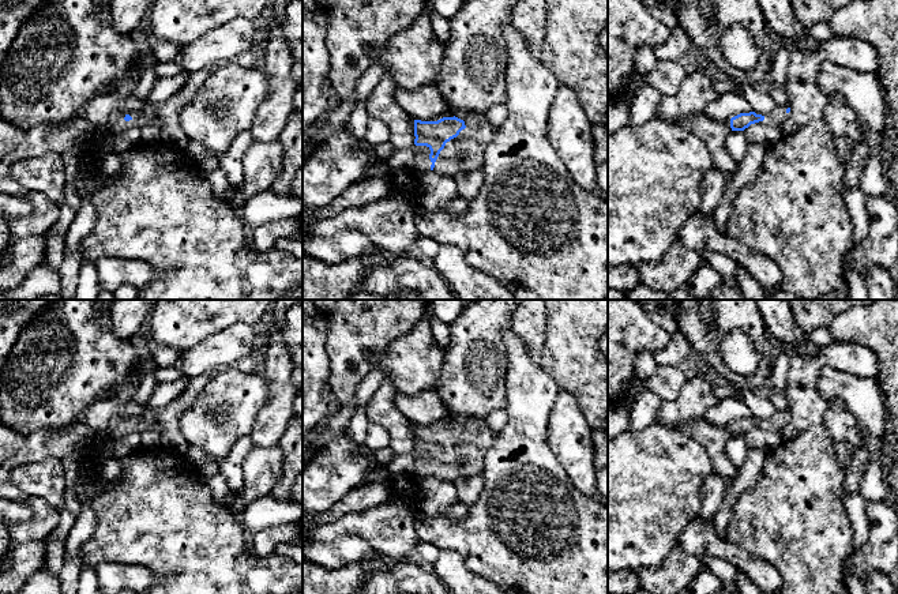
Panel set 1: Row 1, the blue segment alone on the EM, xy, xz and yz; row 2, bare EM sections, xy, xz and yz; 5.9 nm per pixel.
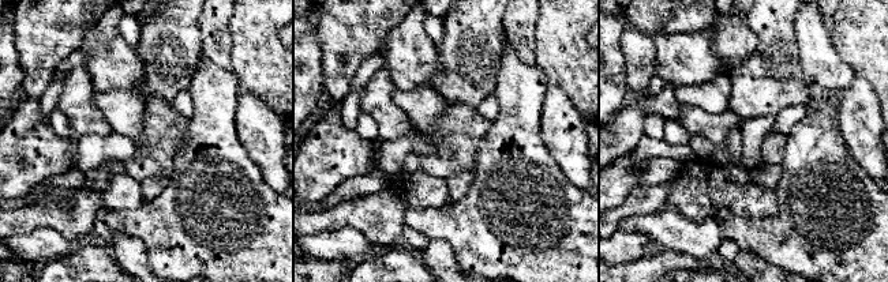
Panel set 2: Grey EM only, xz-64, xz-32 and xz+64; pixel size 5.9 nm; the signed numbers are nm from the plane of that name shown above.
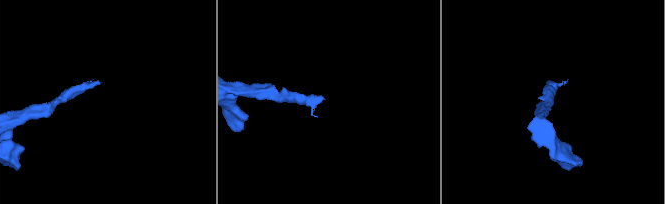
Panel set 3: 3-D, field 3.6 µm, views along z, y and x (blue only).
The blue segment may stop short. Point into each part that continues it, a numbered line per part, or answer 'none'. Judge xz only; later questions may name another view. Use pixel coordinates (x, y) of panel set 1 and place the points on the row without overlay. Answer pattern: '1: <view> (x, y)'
1: xz (466, 458)

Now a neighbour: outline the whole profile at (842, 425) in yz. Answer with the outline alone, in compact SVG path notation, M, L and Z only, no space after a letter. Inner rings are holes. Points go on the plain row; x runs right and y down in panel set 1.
M838 399L829 402L823 424L833 440L845 443L852 451L868 447L856 417L848 410L843 402Z

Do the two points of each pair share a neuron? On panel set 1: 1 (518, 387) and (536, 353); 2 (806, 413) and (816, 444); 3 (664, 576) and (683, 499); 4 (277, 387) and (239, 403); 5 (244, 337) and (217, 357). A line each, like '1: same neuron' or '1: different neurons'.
1: different neurons
2: different neurons
3: different neurons
4: different neurons
5: same neuron

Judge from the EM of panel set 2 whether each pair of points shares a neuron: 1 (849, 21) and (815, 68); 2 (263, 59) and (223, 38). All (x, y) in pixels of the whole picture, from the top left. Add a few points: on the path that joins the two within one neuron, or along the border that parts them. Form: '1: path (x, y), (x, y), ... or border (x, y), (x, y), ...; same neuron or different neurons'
1: border (831, 37), (835, 52), (851, 70); different neurons
2: border (232, 14), (231, 68); different neurons

